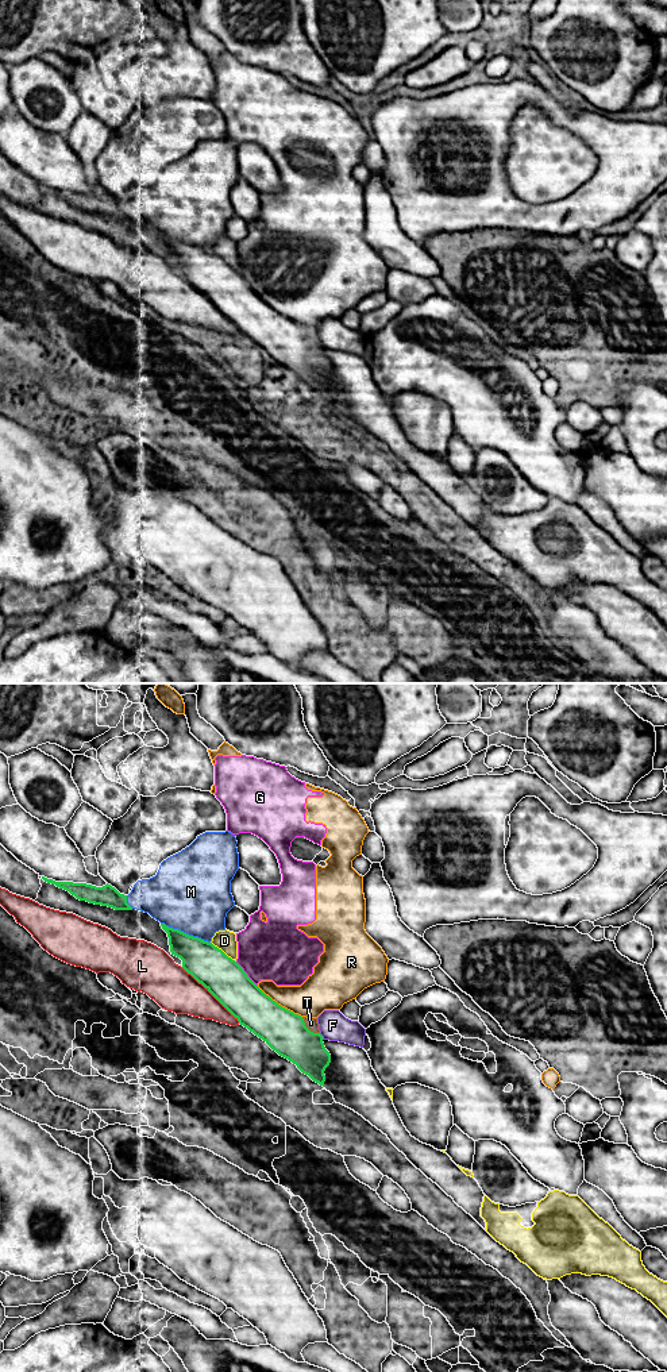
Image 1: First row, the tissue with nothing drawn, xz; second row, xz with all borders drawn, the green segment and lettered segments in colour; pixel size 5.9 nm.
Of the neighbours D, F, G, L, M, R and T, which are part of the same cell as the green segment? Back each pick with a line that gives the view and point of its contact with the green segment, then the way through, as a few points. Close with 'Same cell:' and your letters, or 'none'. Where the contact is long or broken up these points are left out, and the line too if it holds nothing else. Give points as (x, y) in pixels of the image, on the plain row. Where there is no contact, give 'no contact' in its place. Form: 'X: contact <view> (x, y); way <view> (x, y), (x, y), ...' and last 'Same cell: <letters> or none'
T: contact xz (307, 336)
Same cell: T

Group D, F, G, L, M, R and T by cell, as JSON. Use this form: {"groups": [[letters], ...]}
{"groups": [["D"], ["F"], ["G", "R"], ["L"], ["M"], ["T"]]}

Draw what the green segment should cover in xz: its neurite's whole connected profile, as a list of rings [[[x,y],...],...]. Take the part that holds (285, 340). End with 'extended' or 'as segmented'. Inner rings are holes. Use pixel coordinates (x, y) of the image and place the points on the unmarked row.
[[[161,232],[167,242],[171,263],[182,269],[182,277],[201,292],[238,329],[262,347],[279,365],[288,367],[313,390],[324,396],[324,379],[331,371],[319,339],[317,327],[306,327],[282,316],[266,304],[243,277],[212,251],[189,244]]]; extended

